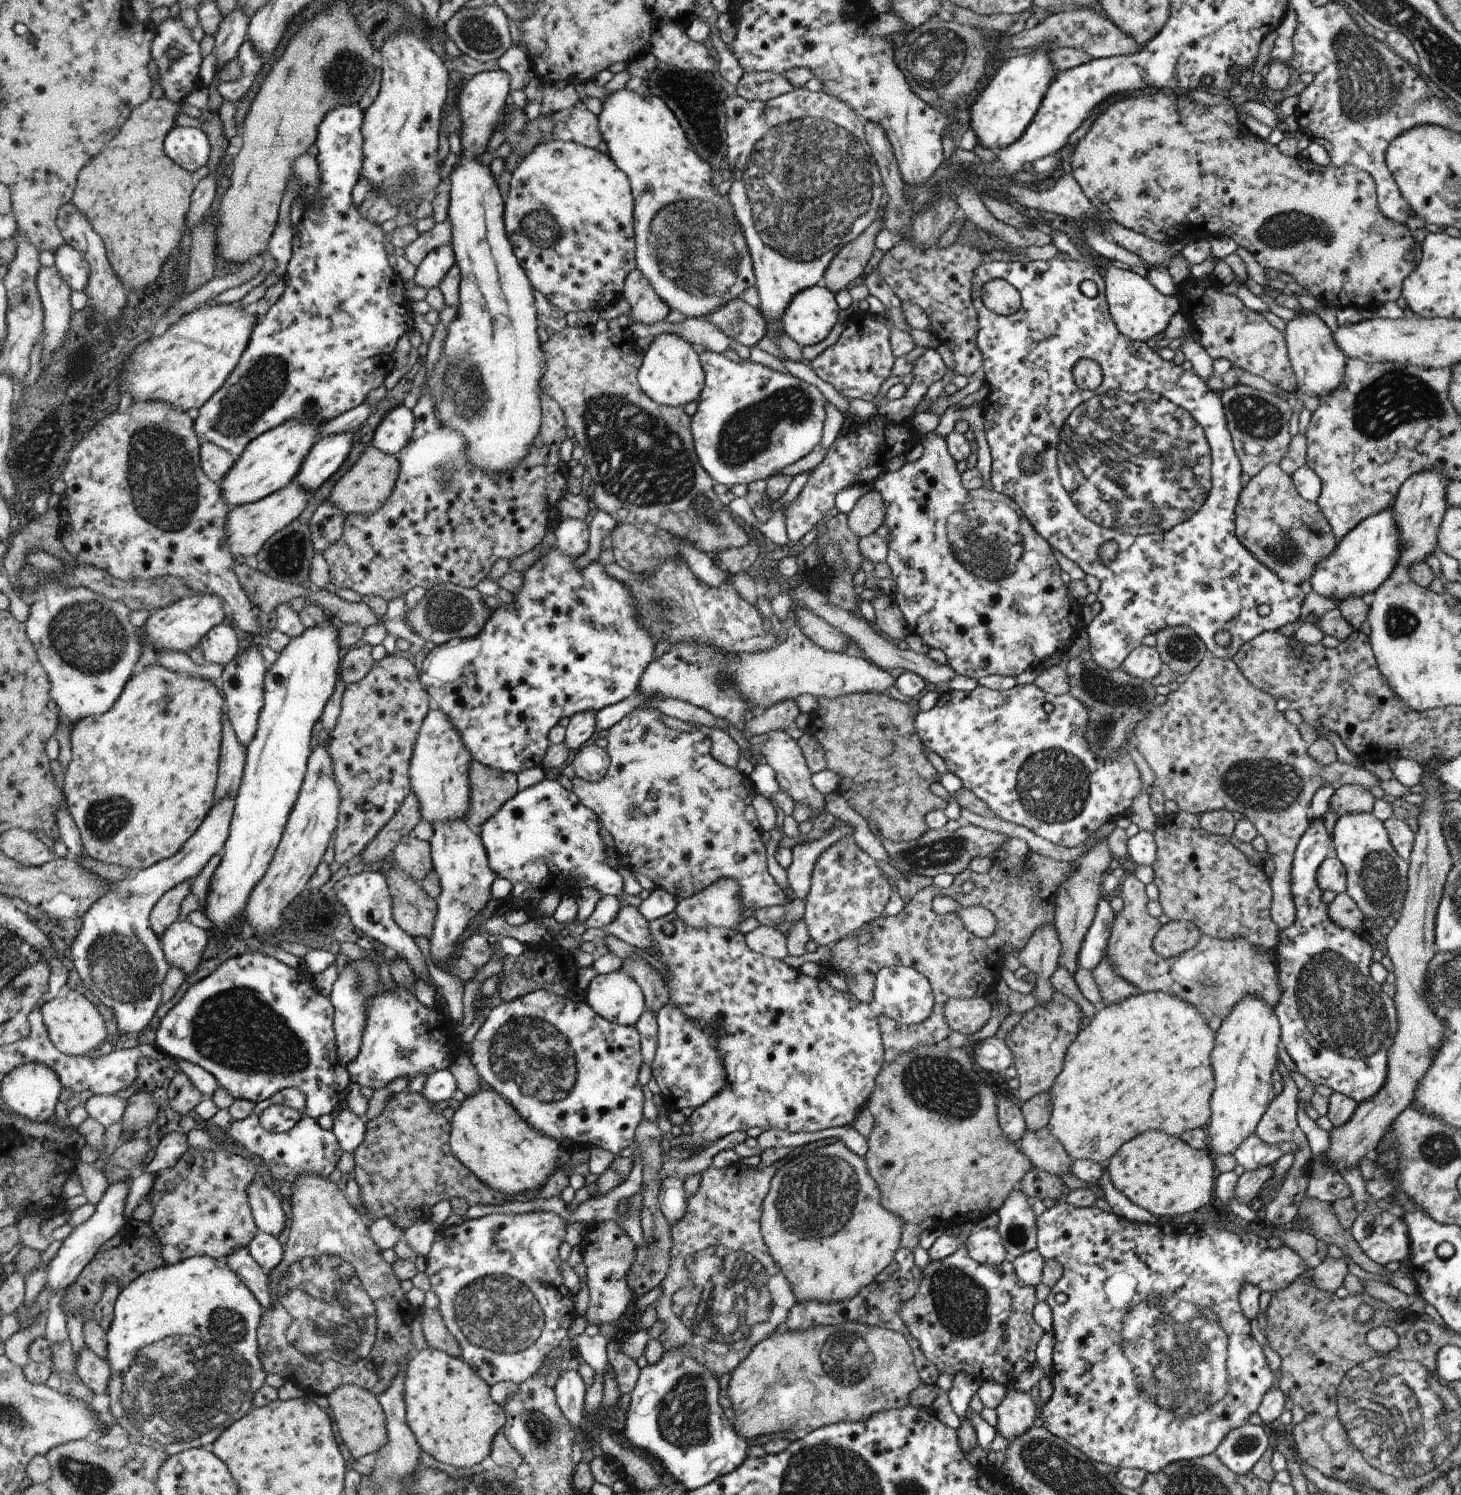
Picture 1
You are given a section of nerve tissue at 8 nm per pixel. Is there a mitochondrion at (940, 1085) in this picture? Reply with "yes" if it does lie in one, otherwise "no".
yes

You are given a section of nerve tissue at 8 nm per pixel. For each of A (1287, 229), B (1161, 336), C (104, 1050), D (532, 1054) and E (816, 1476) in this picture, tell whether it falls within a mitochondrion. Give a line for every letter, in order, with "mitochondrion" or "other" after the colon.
A: mitochondrion
B: other
C: other
D: mitochondrion
E: mitochondrion

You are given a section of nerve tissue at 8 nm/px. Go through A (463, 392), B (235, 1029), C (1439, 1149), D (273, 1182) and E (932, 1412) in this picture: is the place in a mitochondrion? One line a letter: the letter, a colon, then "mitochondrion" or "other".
A: mitochondrion
B: mitochondrion
C: mitochondrion
D: other
E: other

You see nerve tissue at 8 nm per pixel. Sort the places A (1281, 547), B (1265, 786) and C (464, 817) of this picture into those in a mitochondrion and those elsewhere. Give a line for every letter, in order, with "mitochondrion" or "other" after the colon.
A: mitochondrion
B: mitochondrion
C: other

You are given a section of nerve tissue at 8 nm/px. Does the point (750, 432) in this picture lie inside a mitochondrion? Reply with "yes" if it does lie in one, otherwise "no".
yes

